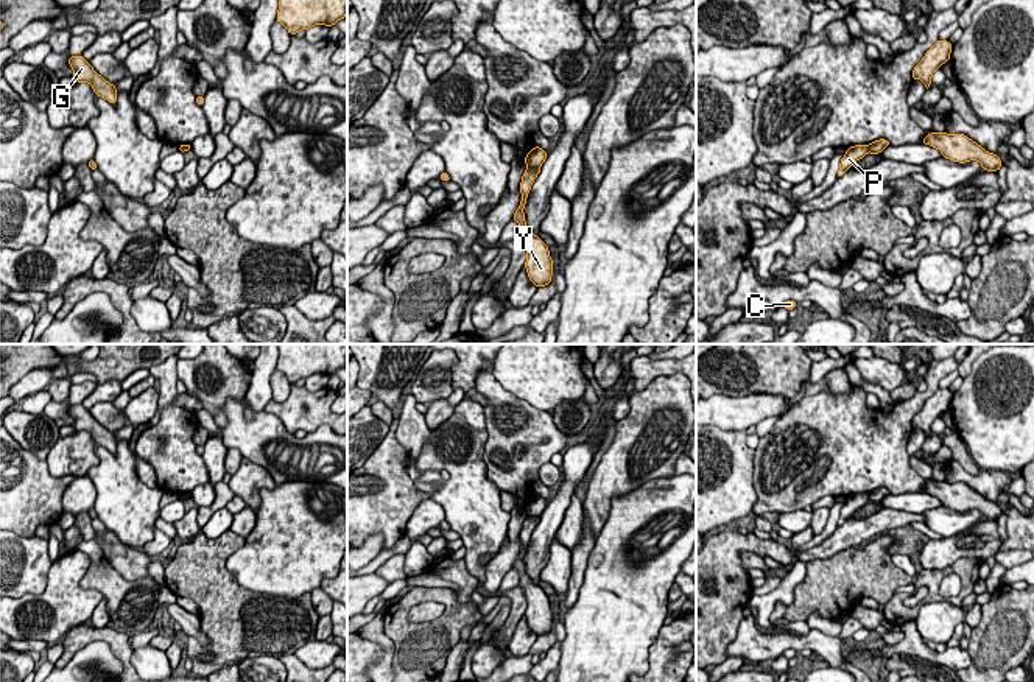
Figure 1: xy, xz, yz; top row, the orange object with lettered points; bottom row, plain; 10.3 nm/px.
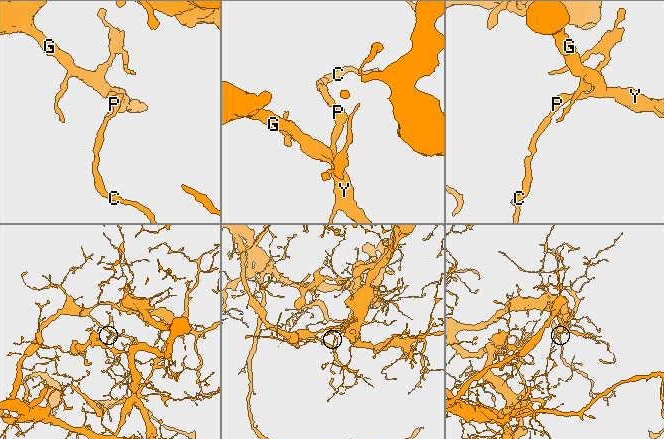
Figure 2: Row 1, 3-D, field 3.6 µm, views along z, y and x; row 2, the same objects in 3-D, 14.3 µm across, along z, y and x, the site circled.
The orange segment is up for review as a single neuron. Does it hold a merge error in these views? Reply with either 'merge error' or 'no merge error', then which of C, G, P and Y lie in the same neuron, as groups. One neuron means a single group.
merge error | C P / G Y

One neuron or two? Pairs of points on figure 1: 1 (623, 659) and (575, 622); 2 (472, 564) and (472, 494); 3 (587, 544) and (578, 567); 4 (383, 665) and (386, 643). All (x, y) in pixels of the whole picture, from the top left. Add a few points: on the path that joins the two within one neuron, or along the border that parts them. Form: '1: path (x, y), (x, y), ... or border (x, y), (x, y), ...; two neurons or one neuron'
1: path (611, 646), (587, 623); one neuron
2: path (472, 547), (472, 511); one neuron
3: path (583, 550), (580, 561); one neuron
4: path (386, 660), (388, 648); one neuron

